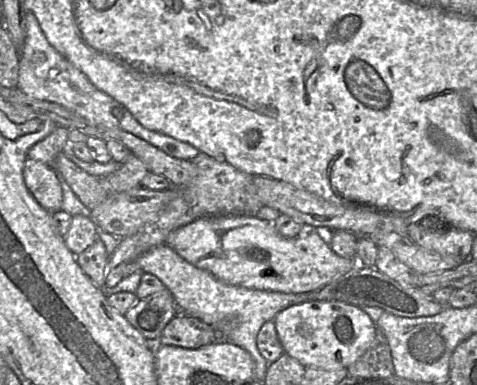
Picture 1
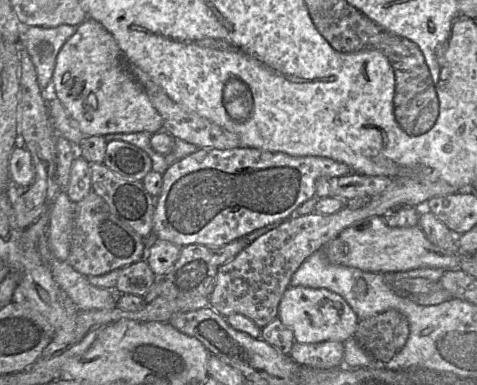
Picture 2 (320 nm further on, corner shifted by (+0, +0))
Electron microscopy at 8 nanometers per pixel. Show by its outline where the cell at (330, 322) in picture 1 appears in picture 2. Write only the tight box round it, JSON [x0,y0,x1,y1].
[278,286,359,343]

